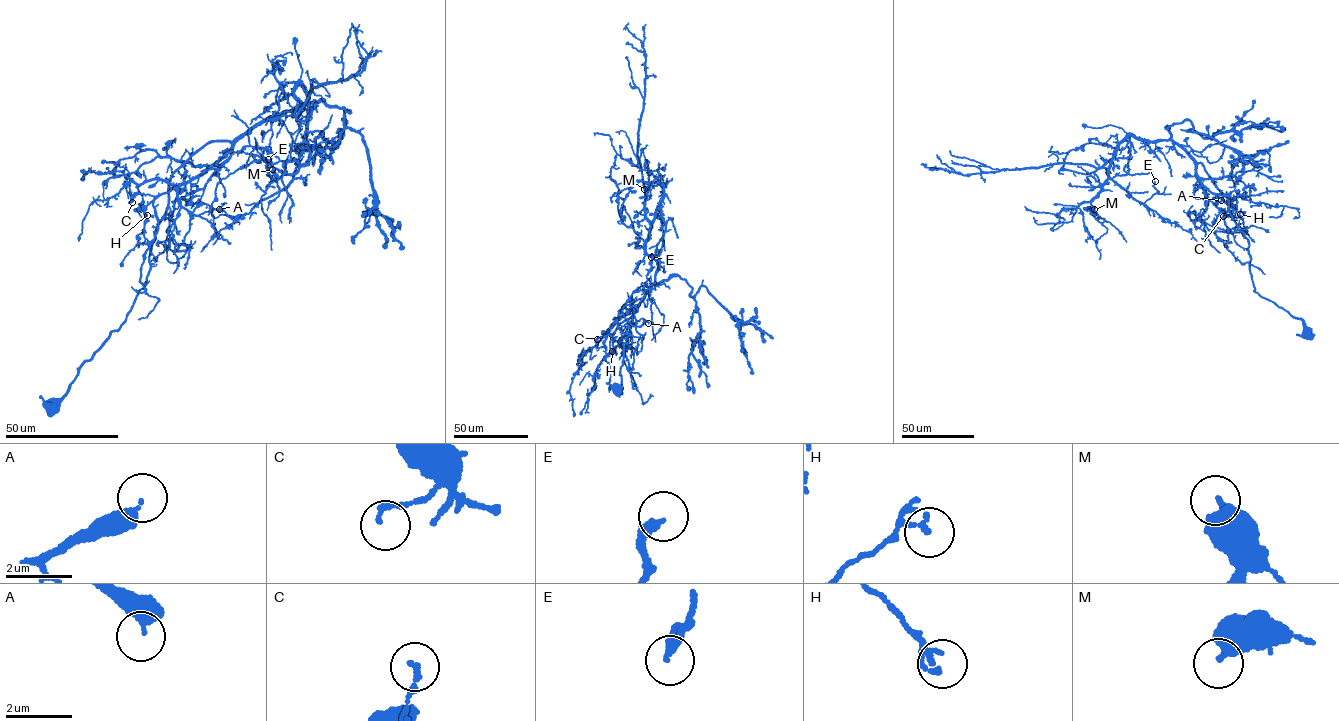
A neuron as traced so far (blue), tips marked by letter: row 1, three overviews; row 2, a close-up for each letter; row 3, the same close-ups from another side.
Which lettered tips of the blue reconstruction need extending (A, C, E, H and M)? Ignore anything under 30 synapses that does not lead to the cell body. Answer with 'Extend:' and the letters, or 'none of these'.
Extend: none of these

